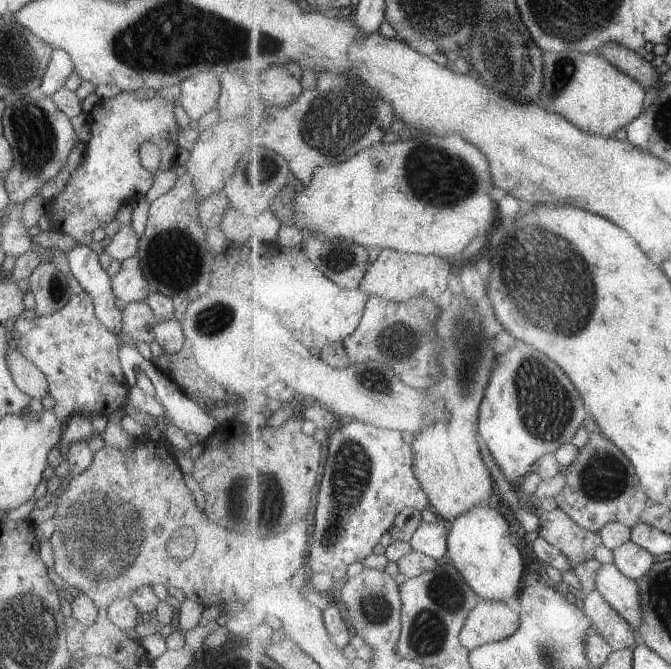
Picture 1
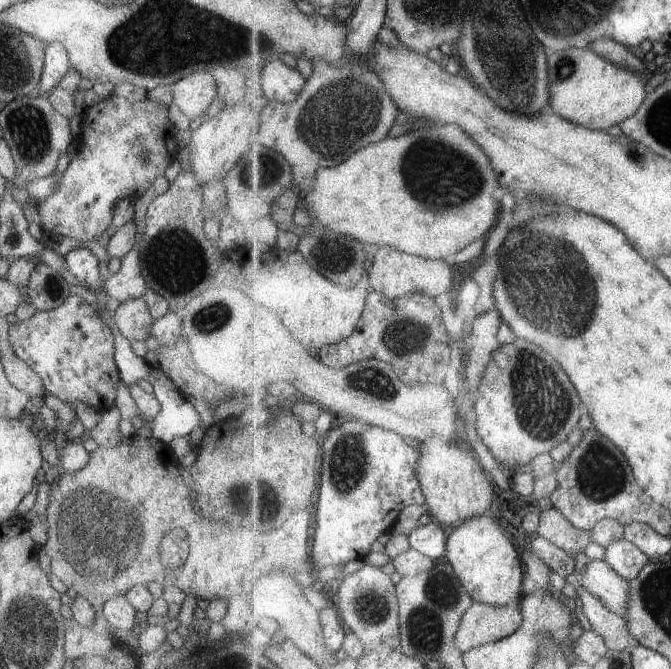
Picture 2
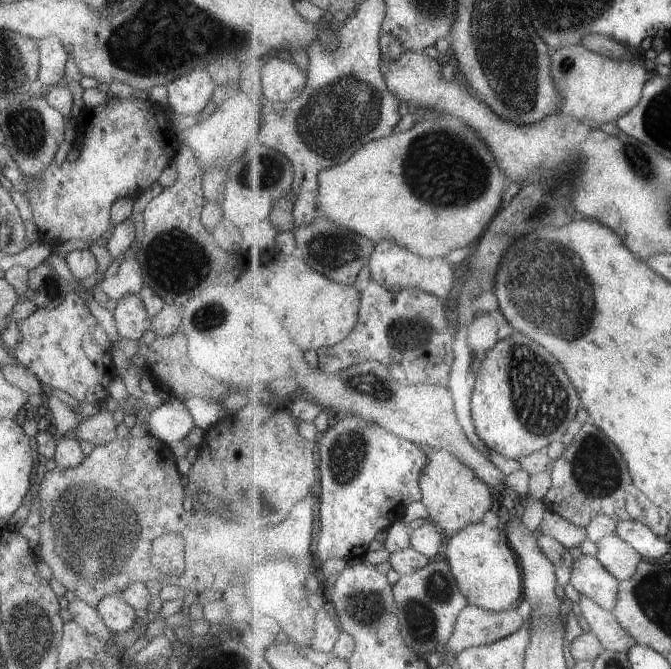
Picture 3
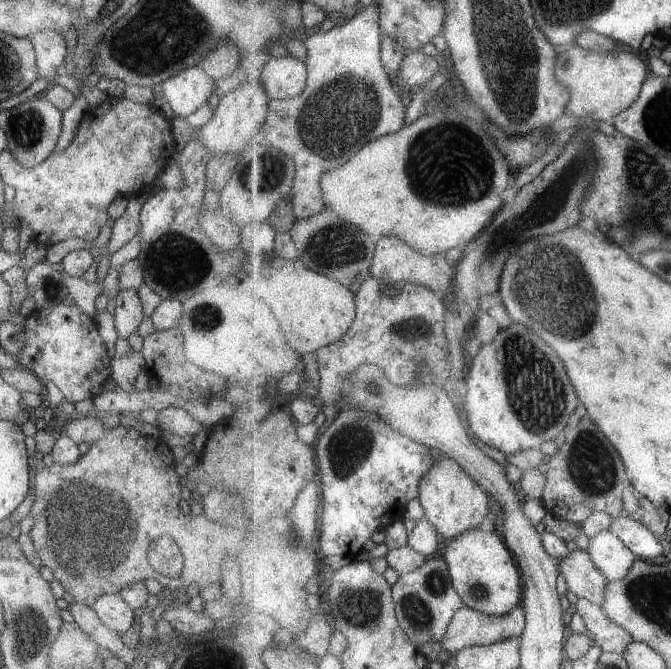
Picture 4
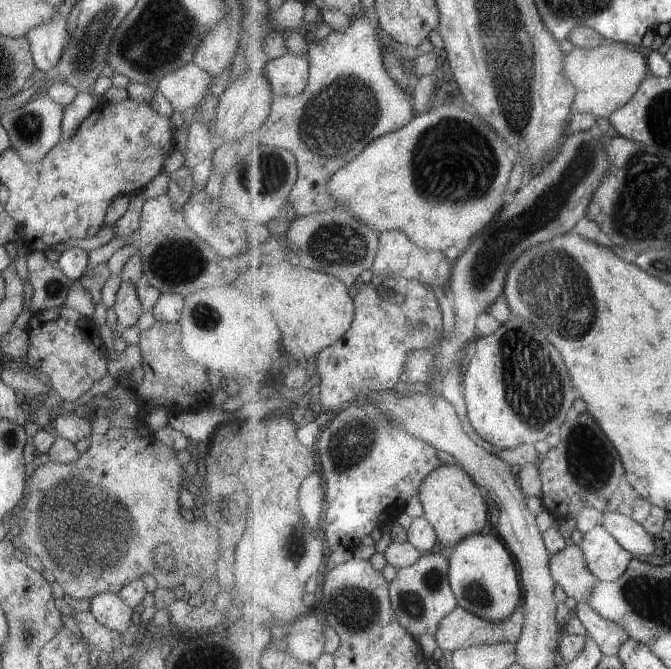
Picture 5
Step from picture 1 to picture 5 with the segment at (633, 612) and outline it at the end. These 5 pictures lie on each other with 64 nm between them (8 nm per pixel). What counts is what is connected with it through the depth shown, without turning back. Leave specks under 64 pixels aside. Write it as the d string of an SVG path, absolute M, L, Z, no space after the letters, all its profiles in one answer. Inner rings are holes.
M571 544L561 552L550 555L549 568L555 584L559 584L577 602L589 598L593 584L598 580L587 568L587 560L580 546Z

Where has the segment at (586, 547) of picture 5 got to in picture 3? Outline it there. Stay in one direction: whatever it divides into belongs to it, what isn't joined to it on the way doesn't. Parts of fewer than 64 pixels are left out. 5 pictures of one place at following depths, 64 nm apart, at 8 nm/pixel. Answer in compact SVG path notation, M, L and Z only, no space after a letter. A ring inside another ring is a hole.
M609 534L603 540L595 543L595 557L617 580L625 581L637 572L643 556L625 540L617 535Z

